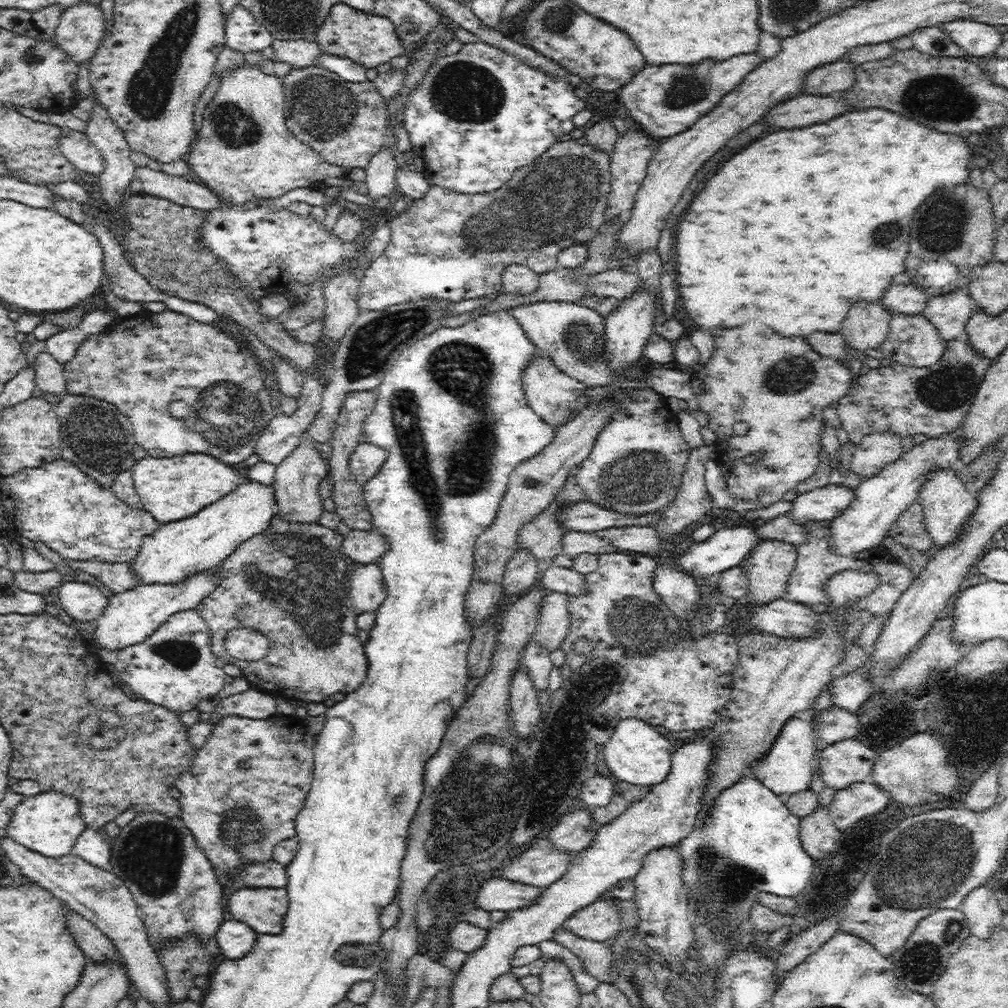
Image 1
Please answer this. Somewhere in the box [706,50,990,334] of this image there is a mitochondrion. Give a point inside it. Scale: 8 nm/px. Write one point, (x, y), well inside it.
(932, 95)

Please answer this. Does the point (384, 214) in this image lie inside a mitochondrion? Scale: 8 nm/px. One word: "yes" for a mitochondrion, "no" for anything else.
no

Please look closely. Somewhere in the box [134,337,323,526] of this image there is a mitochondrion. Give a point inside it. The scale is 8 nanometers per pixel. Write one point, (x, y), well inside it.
(228, 416)

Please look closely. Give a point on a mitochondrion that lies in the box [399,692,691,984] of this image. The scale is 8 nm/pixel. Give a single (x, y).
(476, 799)

